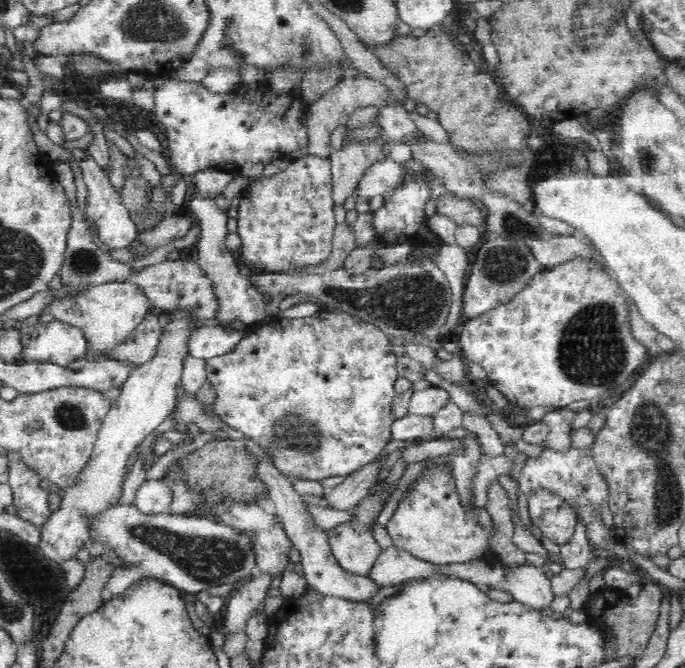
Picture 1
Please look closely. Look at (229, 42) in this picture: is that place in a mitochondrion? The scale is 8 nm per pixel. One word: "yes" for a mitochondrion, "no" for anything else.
yes

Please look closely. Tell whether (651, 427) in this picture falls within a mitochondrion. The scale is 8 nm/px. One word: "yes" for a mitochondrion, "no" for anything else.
yes

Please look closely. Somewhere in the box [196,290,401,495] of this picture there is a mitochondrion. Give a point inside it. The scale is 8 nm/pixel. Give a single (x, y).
(293, 427)

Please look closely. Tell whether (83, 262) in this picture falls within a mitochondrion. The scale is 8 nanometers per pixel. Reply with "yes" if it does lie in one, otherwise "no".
yes

